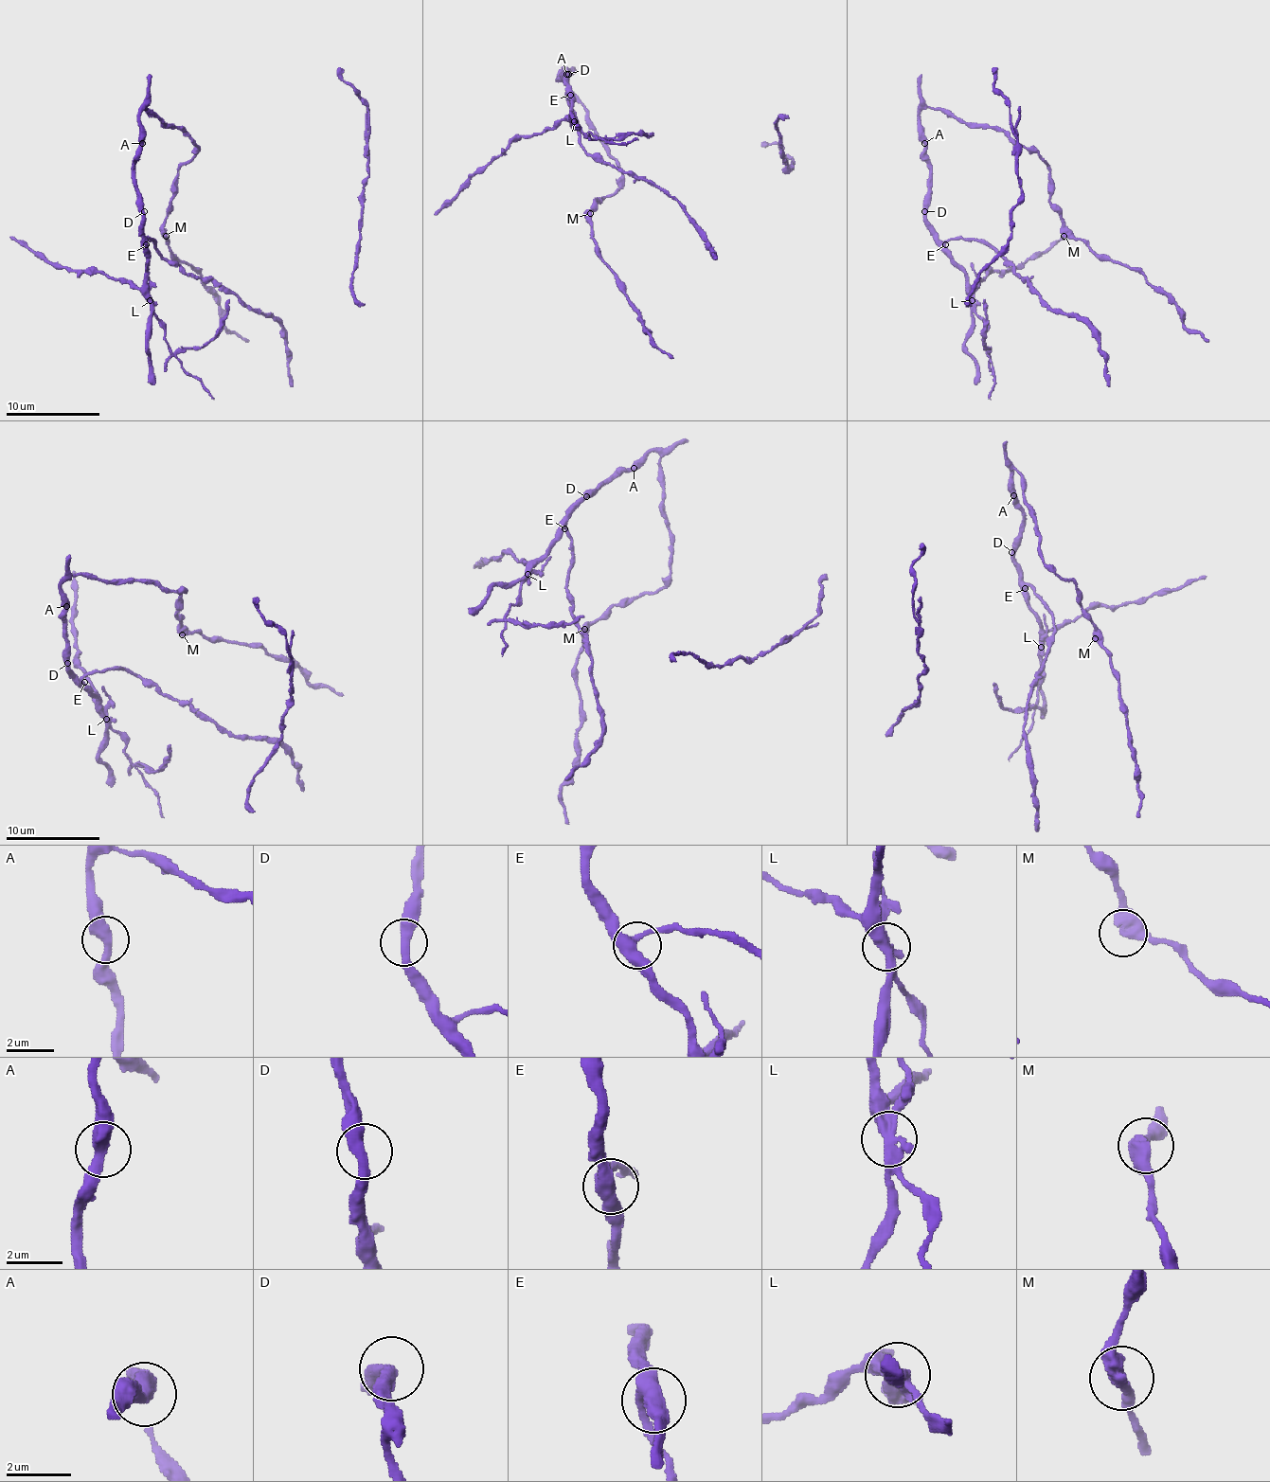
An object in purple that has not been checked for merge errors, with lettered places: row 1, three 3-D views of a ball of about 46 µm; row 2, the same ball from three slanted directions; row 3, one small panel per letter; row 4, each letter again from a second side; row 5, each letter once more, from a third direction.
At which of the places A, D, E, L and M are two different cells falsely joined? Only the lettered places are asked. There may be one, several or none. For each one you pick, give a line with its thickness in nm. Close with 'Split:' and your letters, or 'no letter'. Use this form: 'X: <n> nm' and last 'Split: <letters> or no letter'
L: 480 nm
Split: L

